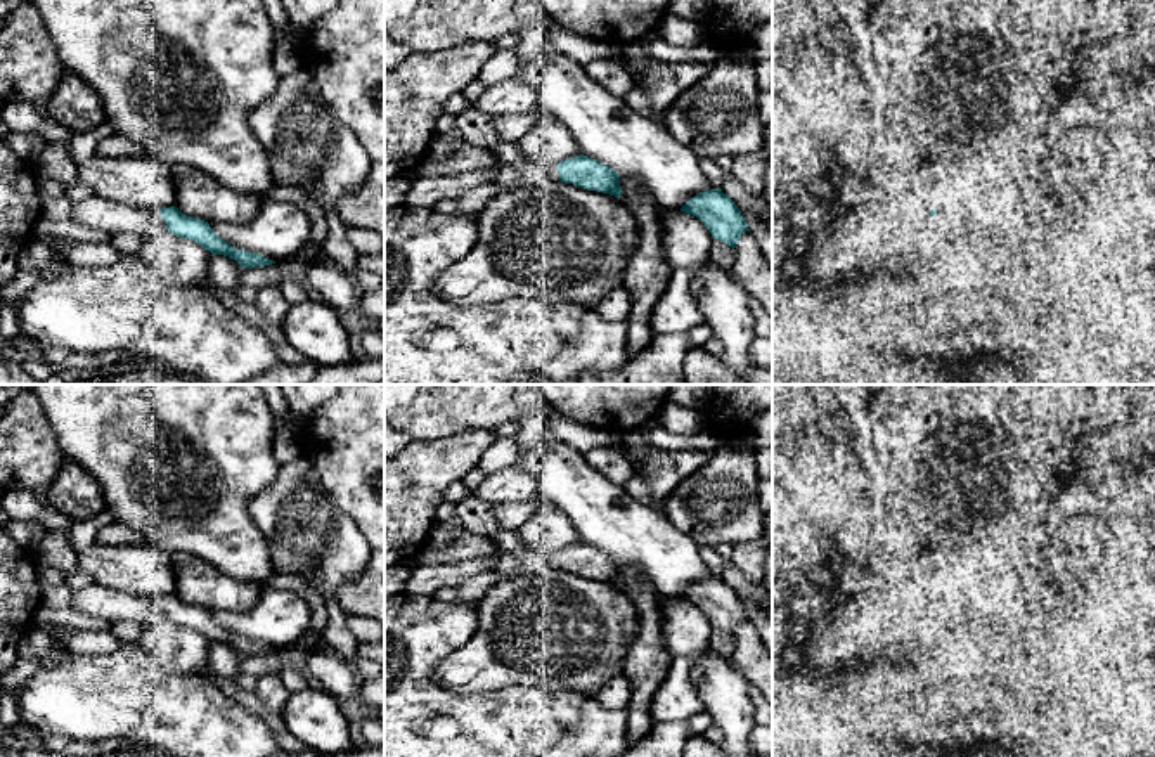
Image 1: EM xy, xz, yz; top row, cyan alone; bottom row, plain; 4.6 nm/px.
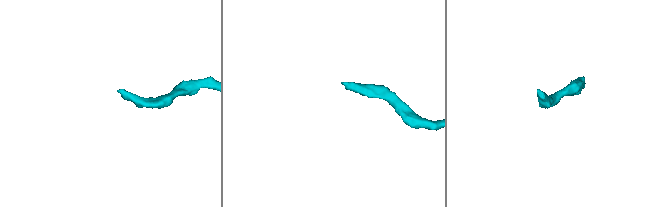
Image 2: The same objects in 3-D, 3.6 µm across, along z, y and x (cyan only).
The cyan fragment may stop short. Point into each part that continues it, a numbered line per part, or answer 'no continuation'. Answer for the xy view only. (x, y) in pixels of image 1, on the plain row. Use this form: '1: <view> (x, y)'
1: xy (97, 601)

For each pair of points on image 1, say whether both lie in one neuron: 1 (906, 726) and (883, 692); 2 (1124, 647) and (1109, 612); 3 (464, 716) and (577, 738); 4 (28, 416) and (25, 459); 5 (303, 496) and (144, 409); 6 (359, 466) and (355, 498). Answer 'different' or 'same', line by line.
1: same
2: different
3: different
4: same
5: different
6: same

